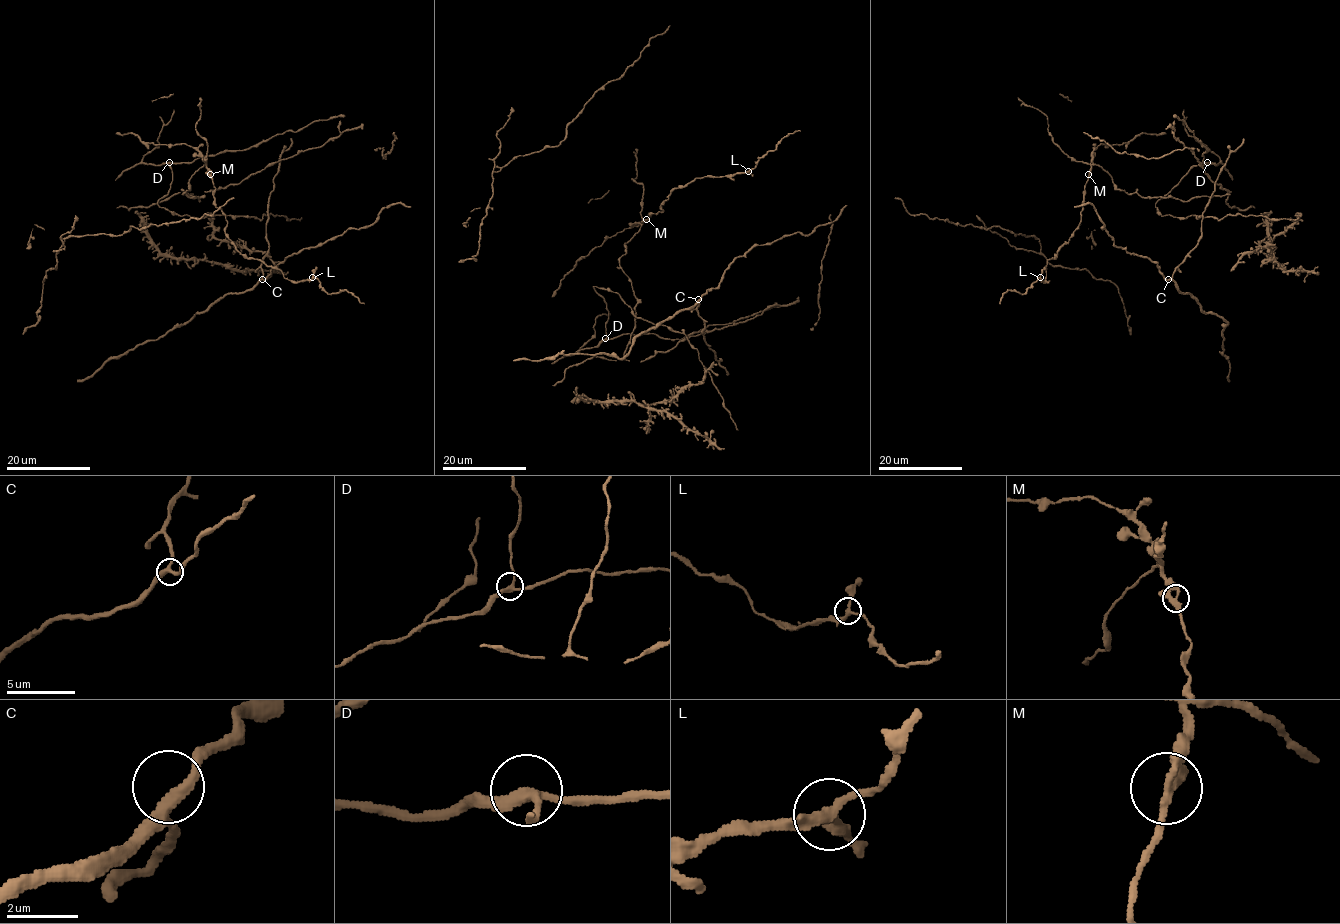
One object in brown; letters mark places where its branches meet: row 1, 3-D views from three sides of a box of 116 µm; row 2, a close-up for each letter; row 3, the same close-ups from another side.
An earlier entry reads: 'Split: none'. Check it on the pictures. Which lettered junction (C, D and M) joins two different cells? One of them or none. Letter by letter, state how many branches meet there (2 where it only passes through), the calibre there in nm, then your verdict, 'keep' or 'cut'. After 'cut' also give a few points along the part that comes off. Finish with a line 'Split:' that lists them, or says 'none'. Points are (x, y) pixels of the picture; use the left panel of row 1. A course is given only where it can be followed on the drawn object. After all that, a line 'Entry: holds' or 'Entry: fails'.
C: branches 3; calibre 260 nm; keep
D: branches 3; calibre 240 nm; keep
M: branches 3; calibre 240 nm; keep
Split: none
Entry: holds

